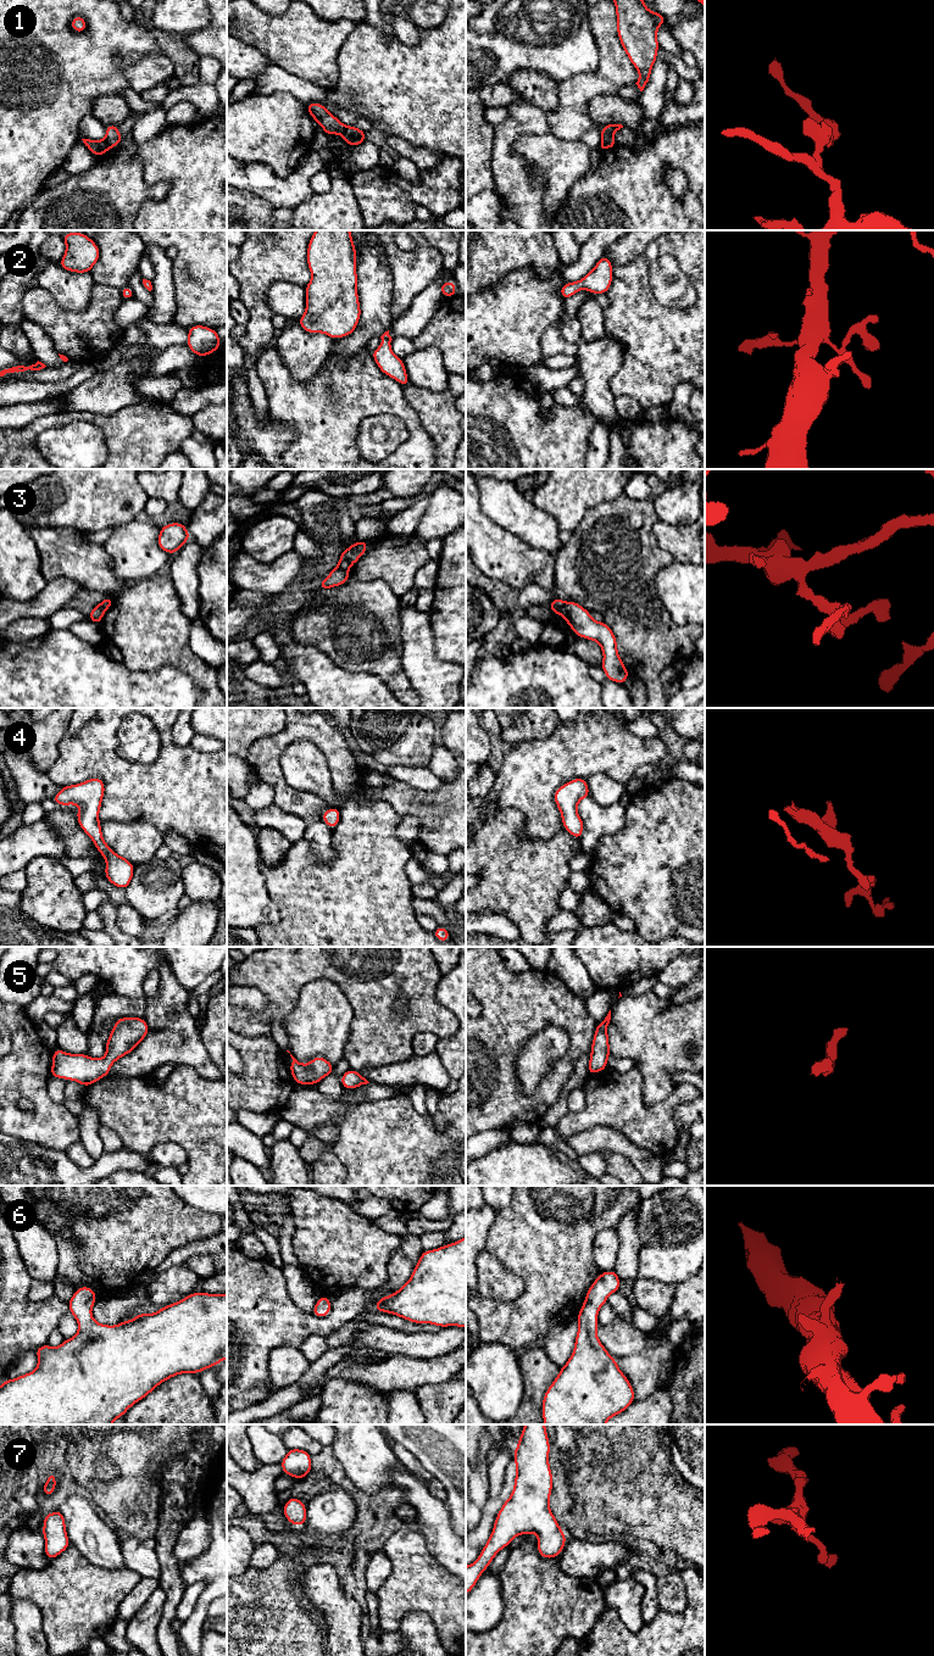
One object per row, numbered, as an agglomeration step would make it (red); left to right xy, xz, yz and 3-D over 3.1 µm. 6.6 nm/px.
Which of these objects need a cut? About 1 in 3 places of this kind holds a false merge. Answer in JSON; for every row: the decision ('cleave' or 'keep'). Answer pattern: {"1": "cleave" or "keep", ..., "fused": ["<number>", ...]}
{"1": "cleave", "2": "keep", "3": "cleave", "4": "keep", "5": "keep", "6": "keep", "7": "keep", "fused": ["1", "3"]}

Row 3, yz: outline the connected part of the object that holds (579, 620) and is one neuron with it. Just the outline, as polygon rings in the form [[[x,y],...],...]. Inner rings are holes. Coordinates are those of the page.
[[[569,601],[560,613],[578,637],[596,641],[601,646],[604,660],[600,665],[607,680],[626,684],[629,673],[623,664],[613,631],[605,621],[595,621],[590,612],[579,603]]]

